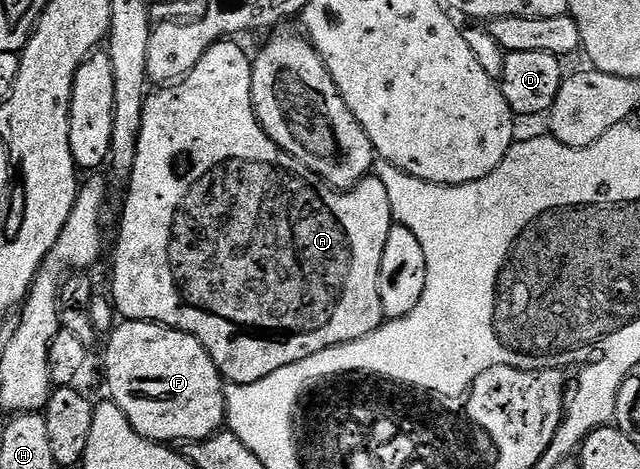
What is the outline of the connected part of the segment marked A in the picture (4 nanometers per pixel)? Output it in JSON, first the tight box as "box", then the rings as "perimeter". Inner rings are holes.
{"box":[109,39,393,385],"perimeter":[[[224,39],[217,42],[216,45],[211,45],[209,51],[205,51],[205,55],[201,55],[201,59],[187,72],[183,80],[176,81],[166,87],[156,88],[148,96],[143,108],[141,135],[137,139],[137,159],[129,182],[131,194],[128,195],[127,202],[123,205],[123,222],[119,225],[119,242],[115,245],[115,270],[111,273],[111,293],[109,292],[109,297],[115,306],[116,314],[120,318],[128,321],[154,321],[157,325],[164,325],[166,329],[176,329],[182,333],[193,335],[199,340],[201,347],[205,347],[205,351],[209,351],[209,355],[216,367],[219,368],[219,374],[223,376],[224,382],[232,385],[248,385],[265,379],[265,375],[273,375],[273,371],[281,371],[281,367],[285,367],[289,363],[309,359],[309,355],[317,355],[317,351],[325,351],[329,347],[341,343],[353,343],[357,339],[369,335],[383,324],[385,318],[381,311],[381,291],[377,291],[377,275],[381,275],[381,251],[385,251],[385,239],[391,230],[393,218],[389,207],[389,193],[385,191],[385,183],[381,183],[379,177],[368,175],[351,189],[342,191],[333,189],[326,185],[317,174],[309,172],[297,158],[286,153],[277,143],[273,143],[273,139],[269,139],[269,135],[263,130],[261,123],[255,117],[255,108],[251,105],[252,58],[249,53],[247,57],[246,51],[237,42],[238,40],[235,39]]]}

